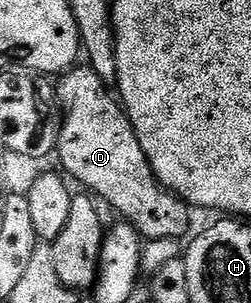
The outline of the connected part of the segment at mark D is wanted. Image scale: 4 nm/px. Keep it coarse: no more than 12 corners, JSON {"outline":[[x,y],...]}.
{"outline":[[95,70],[57,82],[62,169],[152,242],[192,211]]}

